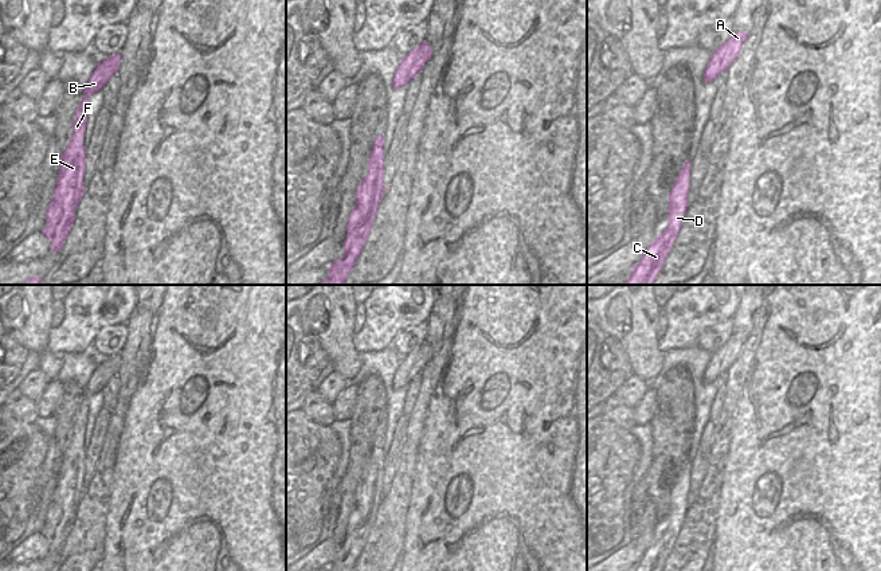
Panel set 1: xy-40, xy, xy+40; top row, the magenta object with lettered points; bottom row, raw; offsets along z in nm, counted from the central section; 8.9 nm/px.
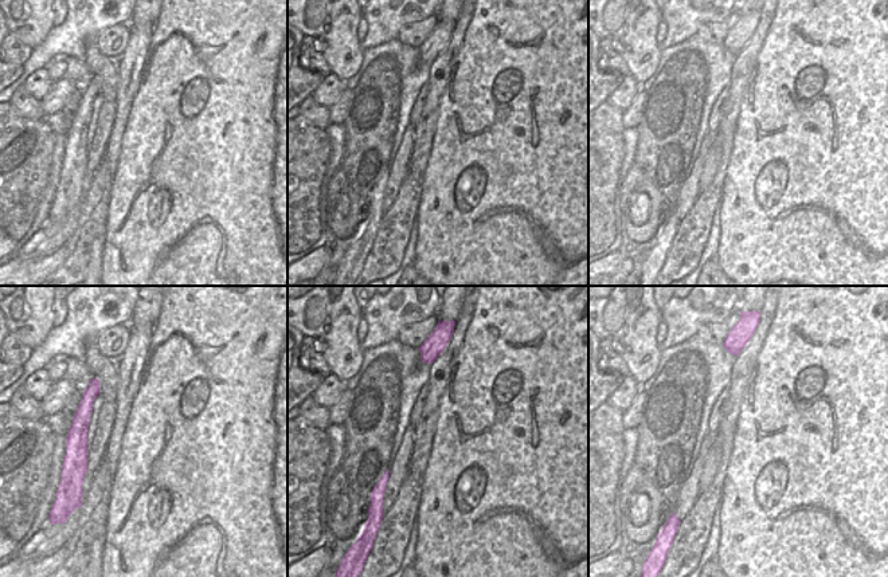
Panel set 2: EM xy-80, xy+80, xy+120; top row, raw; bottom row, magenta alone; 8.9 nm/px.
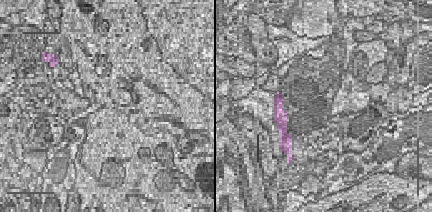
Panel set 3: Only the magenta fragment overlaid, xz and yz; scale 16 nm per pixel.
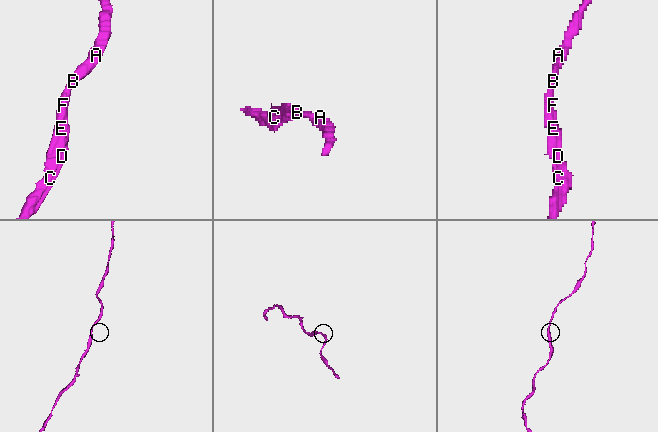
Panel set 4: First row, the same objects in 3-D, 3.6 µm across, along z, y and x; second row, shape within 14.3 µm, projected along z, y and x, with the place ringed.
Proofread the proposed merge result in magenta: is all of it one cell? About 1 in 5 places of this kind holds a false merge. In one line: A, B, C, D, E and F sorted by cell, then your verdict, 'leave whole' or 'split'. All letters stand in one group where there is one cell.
A B C D E F | leave whole

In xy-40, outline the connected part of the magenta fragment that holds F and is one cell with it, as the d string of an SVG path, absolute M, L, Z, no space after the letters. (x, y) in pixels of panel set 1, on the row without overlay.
M120 353L97 365L87 386L83 390L83 400L75 412L71 441L62 454L62 465L58 472L55 492L46 513L43 536L51 541L51 552L60 552L74 523L75 512L86 490L83 473L86 470L86 450L83 435L86 433L89 398L103 390L107 380L118 375Z

